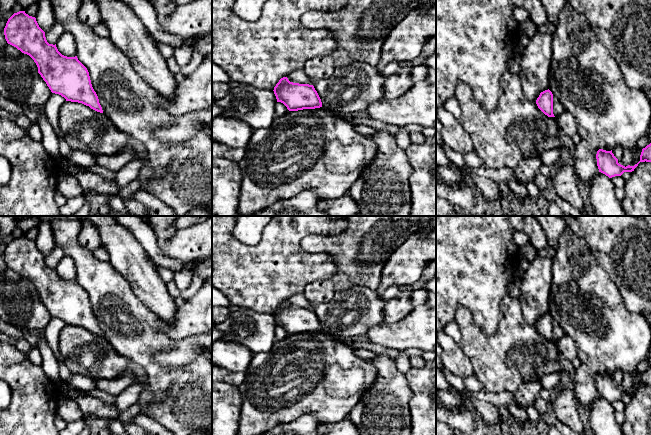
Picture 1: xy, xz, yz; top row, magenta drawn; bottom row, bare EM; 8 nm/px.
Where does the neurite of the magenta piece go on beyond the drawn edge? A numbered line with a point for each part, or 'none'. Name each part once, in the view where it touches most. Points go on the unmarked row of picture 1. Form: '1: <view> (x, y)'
none

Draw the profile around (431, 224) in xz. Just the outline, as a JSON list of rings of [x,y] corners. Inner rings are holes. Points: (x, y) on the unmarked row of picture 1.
[[[431,216],[431,219],[421,227],[419,232],[425,235],[427,232],[432,231],[435,228],[436,228],[436,216]]]

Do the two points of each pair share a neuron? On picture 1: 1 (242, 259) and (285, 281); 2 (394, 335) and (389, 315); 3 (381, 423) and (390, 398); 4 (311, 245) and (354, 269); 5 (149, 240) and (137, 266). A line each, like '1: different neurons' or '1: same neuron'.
1: same neuron
2: different neurons
3: same neuron
4: same neuron
5: different neurons

